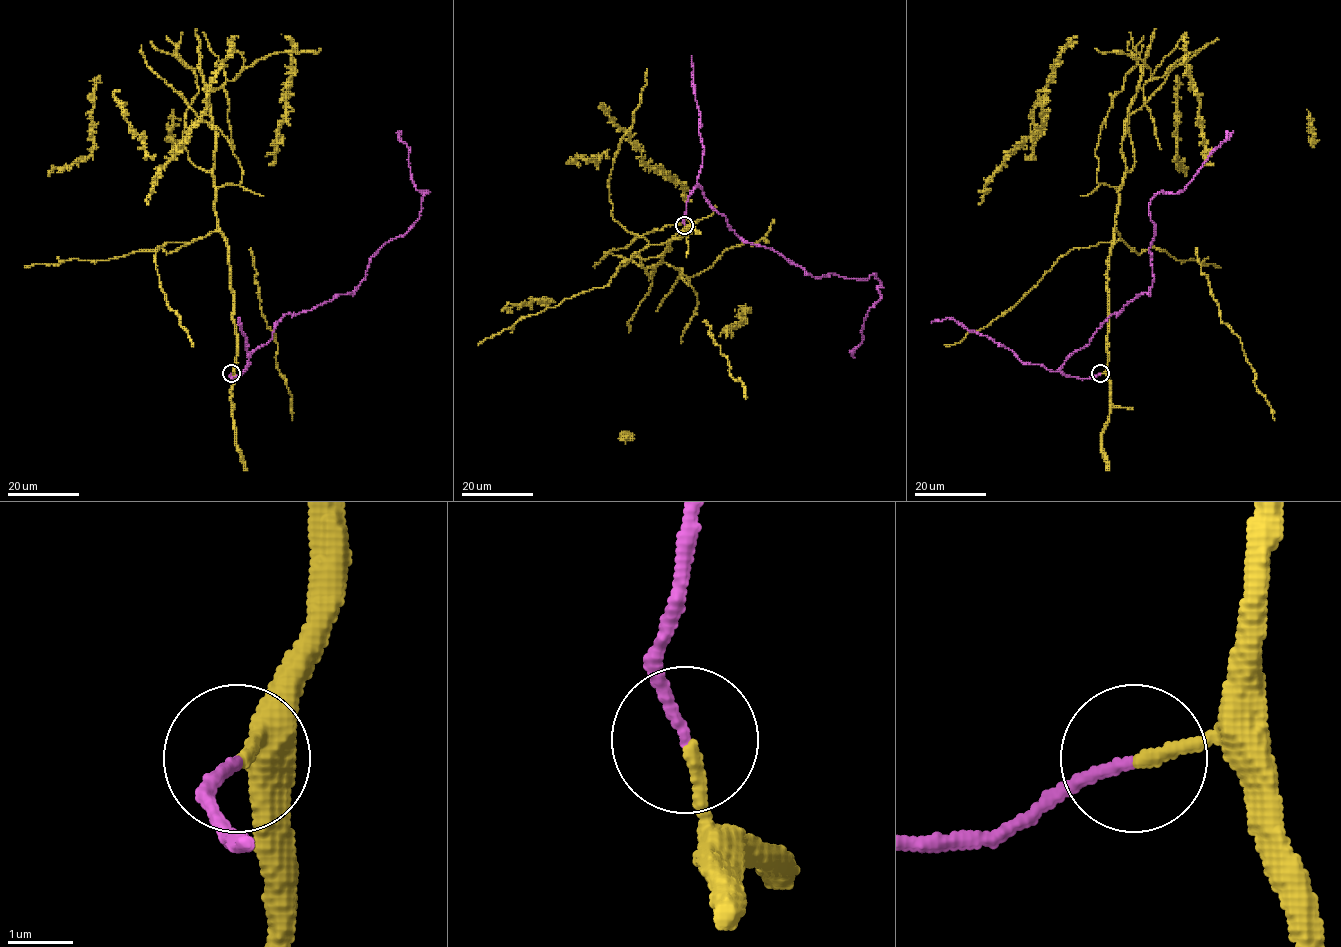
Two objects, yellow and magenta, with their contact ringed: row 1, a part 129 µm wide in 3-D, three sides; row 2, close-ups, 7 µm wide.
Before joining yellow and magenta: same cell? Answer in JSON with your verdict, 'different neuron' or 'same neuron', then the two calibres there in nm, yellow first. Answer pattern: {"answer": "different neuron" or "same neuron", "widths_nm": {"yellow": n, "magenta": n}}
{"answer": "same neuron", "widths_nm": {"yellow": 190, "magenta": 160}}

